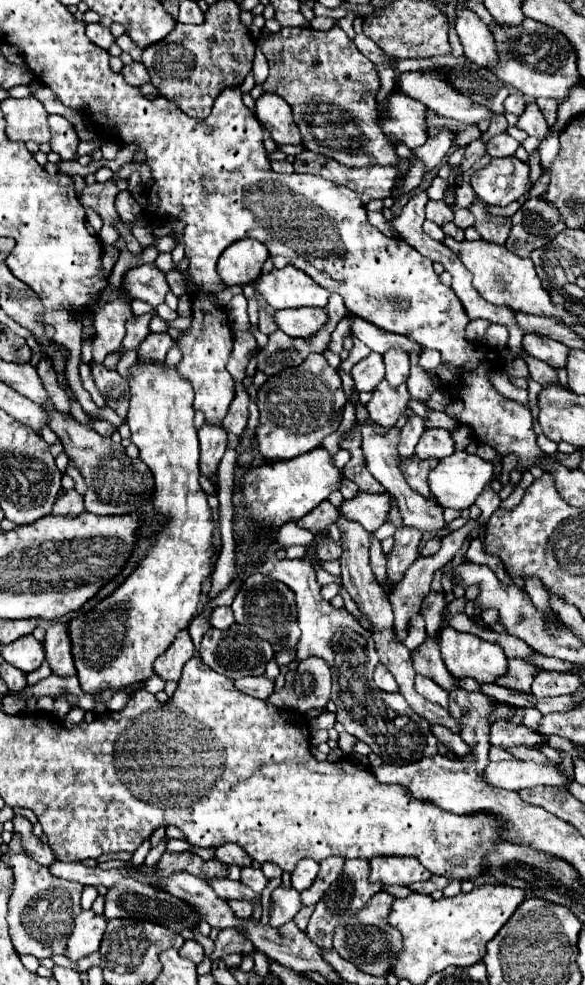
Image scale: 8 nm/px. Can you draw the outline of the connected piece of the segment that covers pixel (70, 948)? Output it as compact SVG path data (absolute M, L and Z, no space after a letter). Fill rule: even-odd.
M92 909L82 911L74 921L74 933L70 935L70 941L66 943L66 957L76 963L78 959L98 951L104 929L106 919L102 915L96 915Z

